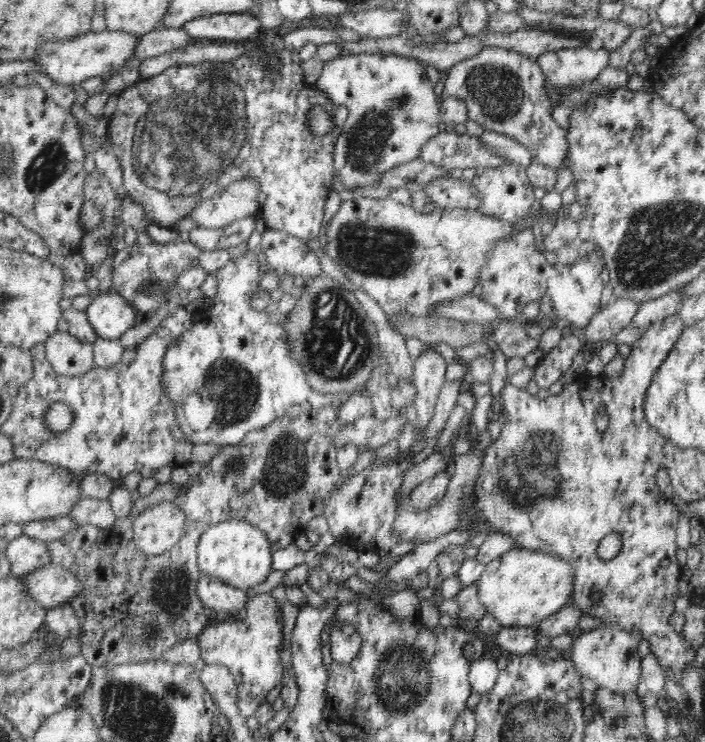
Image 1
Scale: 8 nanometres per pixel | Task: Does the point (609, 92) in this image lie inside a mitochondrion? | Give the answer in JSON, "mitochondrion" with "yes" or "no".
{"mitochondrion":"no"}

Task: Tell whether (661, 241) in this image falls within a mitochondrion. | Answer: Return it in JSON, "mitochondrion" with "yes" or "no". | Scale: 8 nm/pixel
{"mitochondrion":"yes"}

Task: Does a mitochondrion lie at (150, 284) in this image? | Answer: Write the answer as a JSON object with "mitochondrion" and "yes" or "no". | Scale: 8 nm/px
{"mitochondrion":"yes"}

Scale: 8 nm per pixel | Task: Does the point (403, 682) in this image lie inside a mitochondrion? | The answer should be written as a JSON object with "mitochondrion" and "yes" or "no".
{"mitochondrion":"yes"}

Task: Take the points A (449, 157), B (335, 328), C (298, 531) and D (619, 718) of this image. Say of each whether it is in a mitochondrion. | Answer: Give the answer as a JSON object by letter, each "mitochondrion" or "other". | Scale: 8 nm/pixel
{"A":"other","B":"mitochondrion","C":"other","D":"mitochondrion"}

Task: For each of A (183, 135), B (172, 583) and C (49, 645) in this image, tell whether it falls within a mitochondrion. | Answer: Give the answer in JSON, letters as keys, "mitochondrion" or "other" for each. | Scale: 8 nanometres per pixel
{"A":"mitochondrion","B":"mitochondrion","C":"other"}

